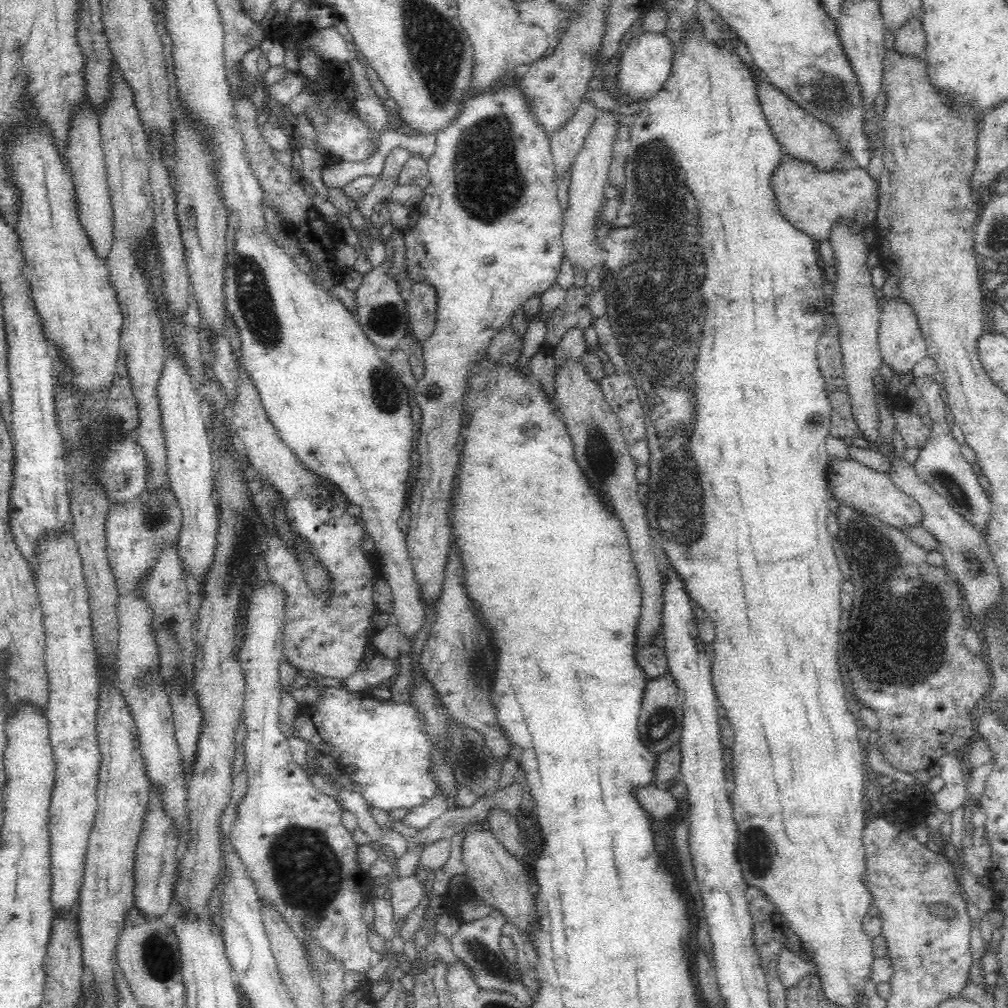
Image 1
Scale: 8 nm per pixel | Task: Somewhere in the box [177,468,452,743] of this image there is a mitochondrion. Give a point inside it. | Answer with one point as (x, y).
(243, 531)

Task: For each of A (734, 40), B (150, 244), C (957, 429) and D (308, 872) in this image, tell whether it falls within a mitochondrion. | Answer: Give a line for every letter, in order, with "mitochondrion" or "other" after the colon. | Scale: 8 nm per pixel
A: other
B: other
C: other
D: mitochondrion

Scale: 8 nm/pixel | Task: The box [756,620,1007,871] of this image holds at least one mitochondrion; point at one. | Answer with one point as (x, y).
(918, 667)

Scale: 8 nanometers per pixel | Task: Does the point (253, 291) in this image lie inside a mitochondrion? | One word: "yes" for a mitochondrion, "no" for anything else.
yes

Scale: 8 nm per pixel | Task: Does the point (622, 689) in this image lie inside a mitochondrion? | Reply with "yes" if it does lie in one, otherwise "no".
no

